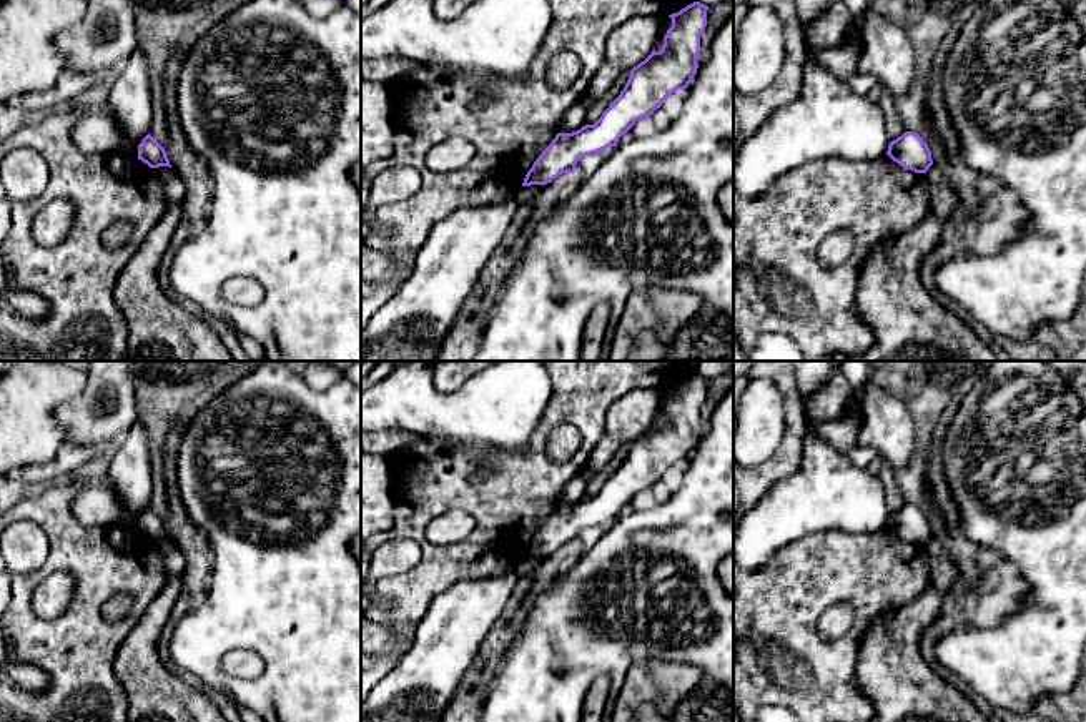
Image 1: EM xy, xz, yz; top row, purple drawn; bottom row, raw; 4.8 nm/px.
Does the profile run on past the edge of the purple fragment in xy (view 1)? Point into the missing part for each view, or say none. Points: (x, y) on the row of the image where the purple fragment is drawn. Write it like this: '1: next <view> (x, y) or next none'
1: next none

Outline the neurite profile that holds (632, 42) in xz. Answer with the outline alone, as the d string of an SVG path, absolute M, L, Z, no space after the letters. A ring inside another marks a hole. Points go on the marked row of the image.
M635 17L617 27L607 38L605 60L584 93L587 111L627 70L644 62L654 50L664 17Z

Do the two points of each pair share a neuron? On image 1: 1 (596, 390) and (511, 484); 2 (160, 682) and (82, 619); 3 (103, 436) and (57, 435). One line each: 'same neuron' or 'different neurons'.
1: same neuron
2: different neurons
3: different neurons

